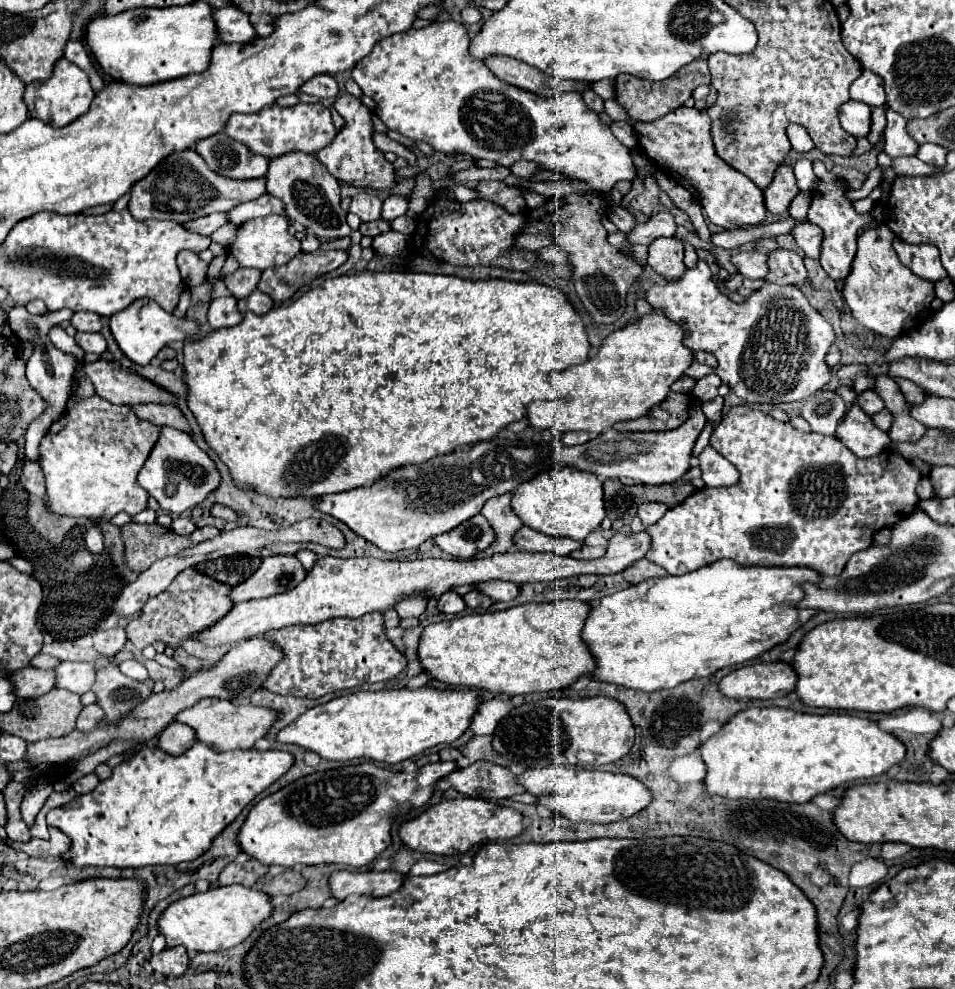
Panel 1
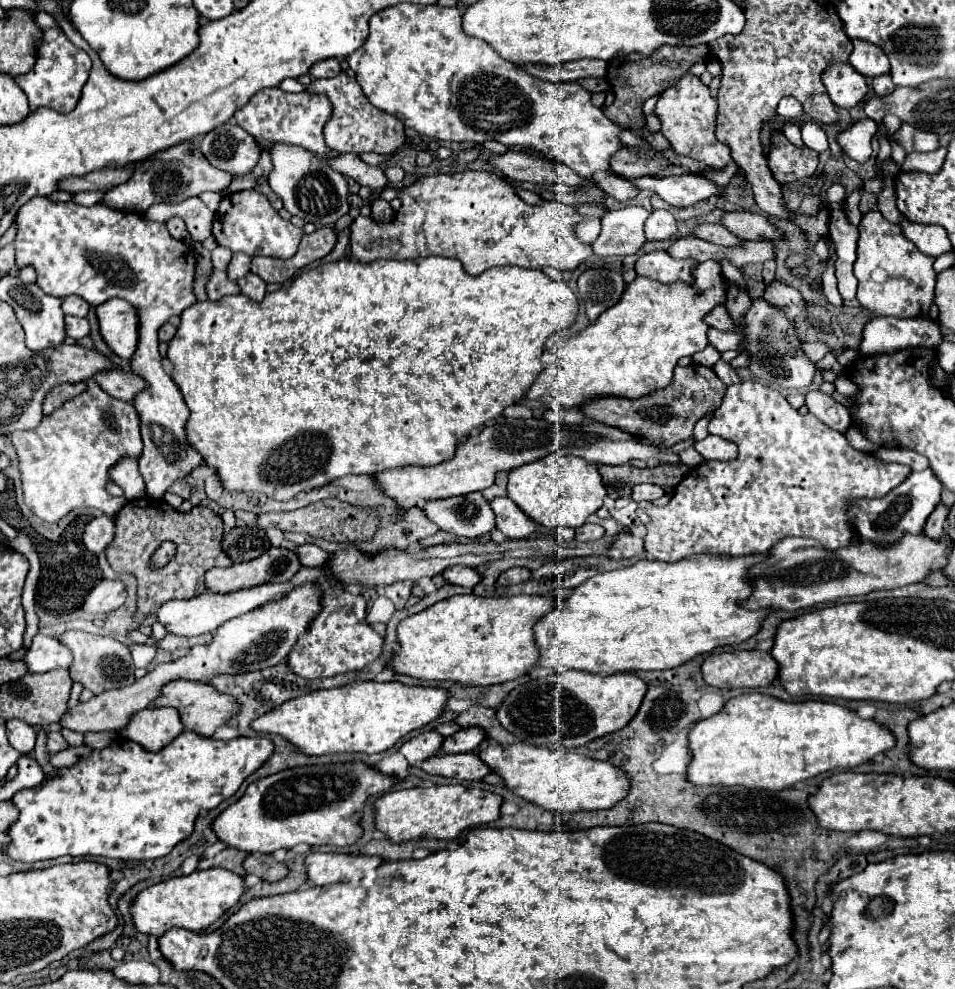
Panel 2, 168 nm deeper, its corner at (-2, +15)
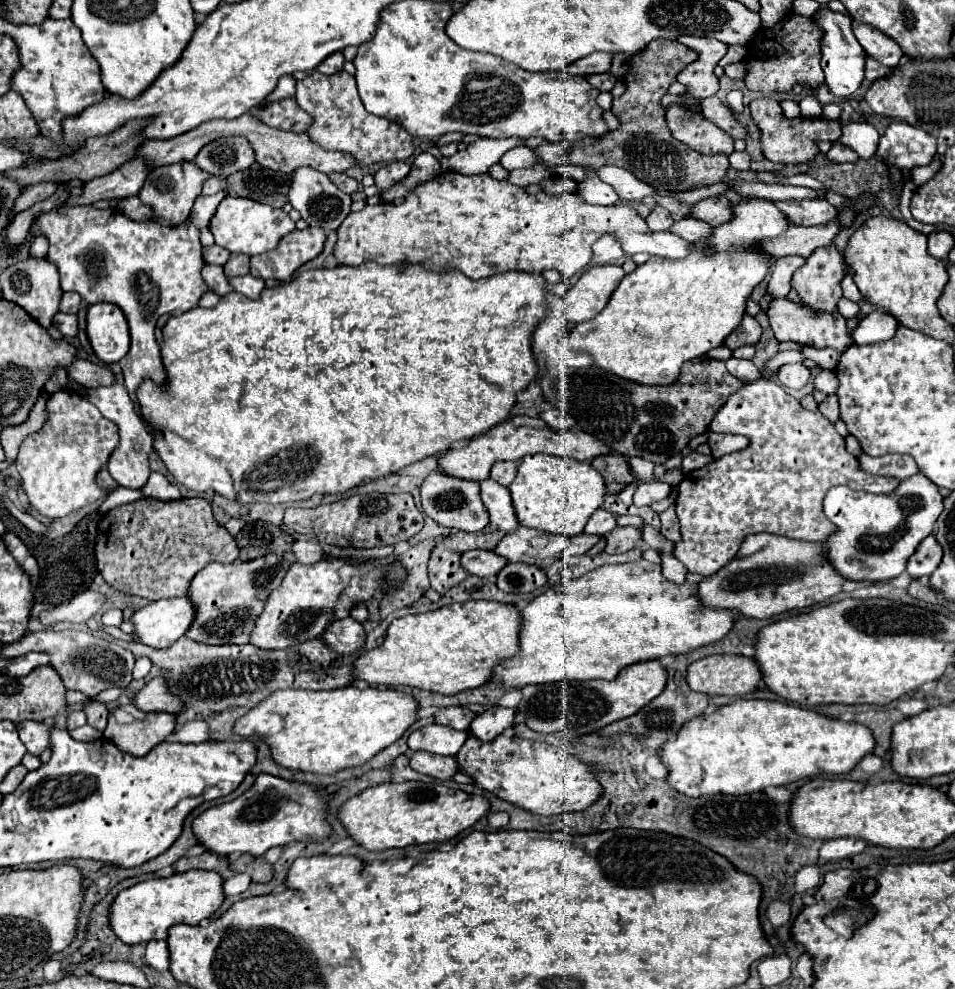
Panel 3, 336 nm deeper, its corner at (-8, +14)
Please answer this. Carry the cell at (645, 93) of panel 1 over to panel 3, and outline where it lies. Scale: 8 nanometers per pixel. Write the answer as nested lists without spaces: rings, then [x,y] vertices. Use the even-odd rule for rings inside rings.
[[[677,40],[651,42],[645,50],[631,56],[631,66],[627,74],[623,76],[627,90],[619,98],[613,98],[611,112],[621,122],[617,130],[611,130],[603,134],[603,138],[597,138],[597,140],[583,138],[579,146],[571,146],[571,142],[541,144],[537,146],[537,156],[541,158],[541,164],[533,168],[525,168],[525,170],[511,170],[507,176],[507,182],[521,188],[529,184],[537,184],[551,176],[547,166],[555,168],[565,162],[589,166],[589,168],[601,168],[605,164],[613,164],[613,166],[629,170],[641,182],[663,192],[685,192],[695,186],[711,186],[711,184],[721,182],[729,168],[729,156],[727,154],[705,156],[705,154],[699,154],[697,150],[691,150],[683,142],[675,140],[671,136],[671,130],[667,128],[665,108],[661,106],[661,98],[667,94],[677,74],[693,60],[697,60],[697,52],[679,44]]]

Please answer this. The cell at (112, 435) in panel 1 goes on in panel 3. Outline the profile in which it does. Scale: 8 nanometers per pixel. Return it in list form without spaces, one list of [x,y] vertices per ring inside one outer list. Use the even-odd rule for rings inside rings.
[[[69,390],[51,394],[47,398],[47,420],[43,428],[23,440],[15,462],[31,508],[45,518],[55,520],[105,498],[107,492],[99,490],[95,476],[107,464],[115,448],[115,424],[103,418],[87,398]]]

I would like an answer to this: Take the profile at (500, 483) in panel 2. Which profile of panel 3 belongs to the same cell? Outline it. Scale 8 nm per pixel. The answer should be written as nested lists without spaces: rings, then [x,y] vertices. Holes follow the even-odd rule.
[[[495,462],[491,468],[491,478],[503,486],[509,486],[517,474],[517,462]]]

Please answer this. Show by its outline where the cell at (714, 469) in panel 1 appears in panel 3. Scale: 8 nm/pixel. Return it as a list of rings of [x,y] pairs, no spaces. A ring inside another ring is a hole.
[[[709,432],[707,434],[707,444],[711,446],[711,454],[713,458],[721,458],[725,454],[731,454],[731,452],[739,452],[743,450],[749,440],[745,436],[737,436],[737,434],[717,434],[717,432]]]

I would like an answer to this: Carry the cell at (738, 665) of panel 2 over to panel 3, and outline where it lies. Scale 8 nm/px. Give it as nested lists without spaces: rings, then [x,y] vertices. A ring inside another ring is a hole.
[[[707,656],[687,668],[687,684],[709,696],[743,696],[753,692],[761,680],[755,666],[753,658],[745,656]]]

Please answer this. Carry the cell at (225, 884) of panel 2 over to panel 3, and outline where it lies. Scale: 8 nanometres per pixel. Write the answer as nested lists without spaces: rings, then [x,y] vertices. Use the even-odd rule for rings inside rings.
[[[207,870],[177,872],[169,878],[149,878],[121,890],[109,908],[109,926],[113,934],[133,946],[149,940],[165,940],[165,934],[175,924],[199,924],[211,918],[223,904],[223,878]]]

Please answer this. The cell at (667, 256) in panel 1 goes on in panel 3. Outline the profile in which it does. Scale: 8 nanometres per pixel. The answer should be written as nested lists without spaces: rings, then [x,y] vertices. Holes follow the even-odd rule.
[[[655,206],[651,210],[651,214],[645,218],[645,222],[651,230],[669,230],[671,224],[673,224],[673,218],[671,218],[669,210],[665,210],[661,206]]]

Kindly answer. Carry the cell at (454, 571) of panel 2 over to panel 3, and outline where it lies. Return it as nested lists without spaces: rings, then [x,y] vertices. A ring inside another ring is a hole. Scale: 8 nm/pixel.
[[[469,550],[461,556],[461,564],[469,574],[475,576],[495,576],[505,564],[505,558],[499,558],[499,554],[491,550]]]

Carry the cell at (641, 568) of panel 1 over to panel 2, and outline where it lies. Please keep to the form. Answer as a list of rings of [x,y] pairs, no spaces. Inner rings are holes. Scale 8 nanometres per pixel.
[[[629,533],[629,535],[625,535],[625,537],[619,537],[619,539],[611,545],[607,557],[611,557],[611,559],[629,559],[629,557],[643,555],[643,553],[645,553],[643,539],[639,539],[639,537],[635,537],[635,535]]]

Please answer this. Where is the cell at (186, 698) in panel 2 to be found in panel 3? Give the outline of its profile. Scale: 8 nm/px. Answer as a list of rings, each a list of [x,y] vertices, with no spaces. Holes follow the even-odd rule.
[[[163,678],[149,680],[133,698],[133,704],[143,712],[179,712],[179,706],[183,704],[179,698],[175,698]]]

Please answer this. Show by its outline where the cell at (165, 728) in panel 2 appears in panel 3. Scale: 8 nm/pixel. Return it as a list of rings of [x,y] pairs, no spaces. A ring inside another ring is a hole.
[[[133,704],[121,706],[121,710],[127,714],[125,720],[117,718],[115,710],[109,712],[109,724],[107,724],[103,736],[109,738],[111,742],[115,742],[115,746],[119,746],[119,750],[125,750],[131,756],[145,756],[153,746],[161,744],[163,738],[175,730],[175,716],[171,716],[167,712],[141,712]]]

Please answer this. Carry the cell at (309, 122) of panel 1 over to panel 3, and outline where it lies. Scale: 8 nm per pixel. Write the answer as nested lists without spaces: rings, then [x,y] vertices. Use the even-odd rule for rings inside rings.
[[[293,98],[269,104],[263,110],[255,110],[255,116],[265,122],[267,126],[281,128],[281,130],[291,130],[291,132],[305,132],[309,124],[313,122],[307,112],[303,112]]]

